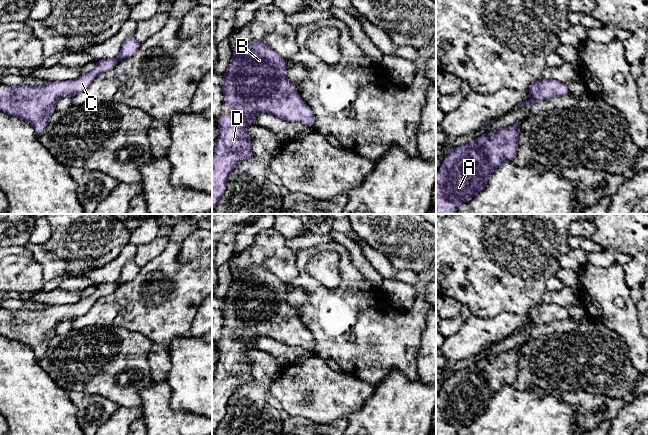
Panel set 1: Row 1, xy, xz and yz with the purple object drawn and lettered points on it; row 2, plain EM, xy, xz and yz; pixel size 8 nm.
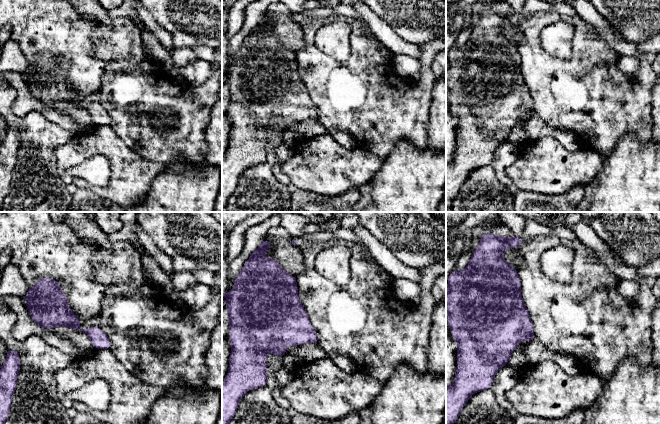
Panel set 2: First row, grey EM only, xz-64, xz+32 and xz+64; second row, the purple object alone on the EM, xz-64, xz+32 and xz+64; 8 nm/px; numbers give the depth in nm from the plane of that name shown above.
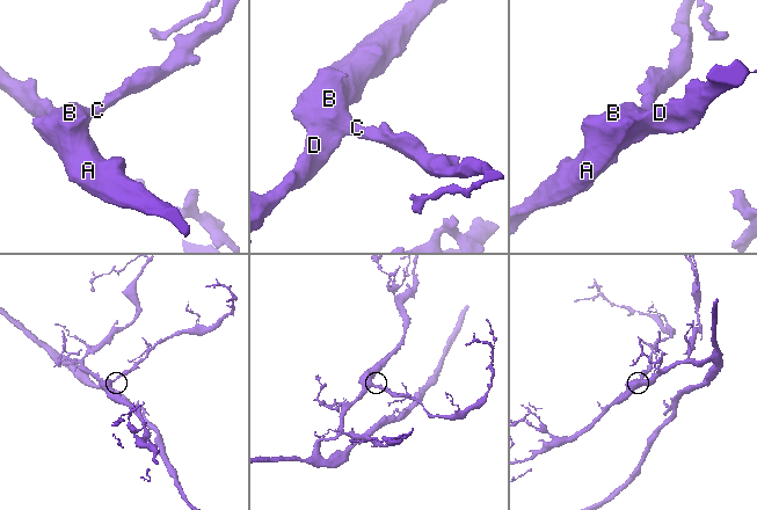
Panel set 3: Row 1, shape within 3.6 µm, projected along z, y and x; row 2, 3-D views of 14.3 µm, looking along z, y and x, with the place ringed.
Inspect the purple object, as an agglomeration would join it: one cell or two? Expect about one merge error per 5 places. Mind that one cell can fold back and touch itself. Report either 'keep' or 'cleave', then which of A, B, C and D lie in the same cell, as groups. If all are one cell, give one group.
keep | A B C D

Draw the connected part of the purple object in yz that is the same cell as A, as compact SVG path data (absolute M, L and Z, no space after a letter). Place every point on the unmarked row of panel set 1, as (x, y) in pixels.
M521 345L500 352L489 359L483 358L473 365L453 372L444 382L436 398L436 435L456 435L487 409L492 397L504 384L514 385L518 376Z

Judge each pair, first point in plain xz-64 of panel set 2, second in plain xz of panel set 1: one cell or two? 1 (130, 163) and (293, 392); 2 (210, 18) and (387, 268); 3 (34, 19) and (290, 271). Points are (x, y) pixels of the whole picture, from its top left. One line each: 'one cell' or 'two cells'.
1: one cell
2: two cells
3: one cell

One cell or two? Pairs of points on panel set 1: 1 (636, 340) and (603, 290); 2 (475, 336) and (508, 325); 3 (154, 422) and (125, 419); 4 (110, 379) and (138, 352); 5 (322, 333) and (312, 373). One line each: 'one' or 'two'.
1: one
2: one
3: two
4: one
5: two

